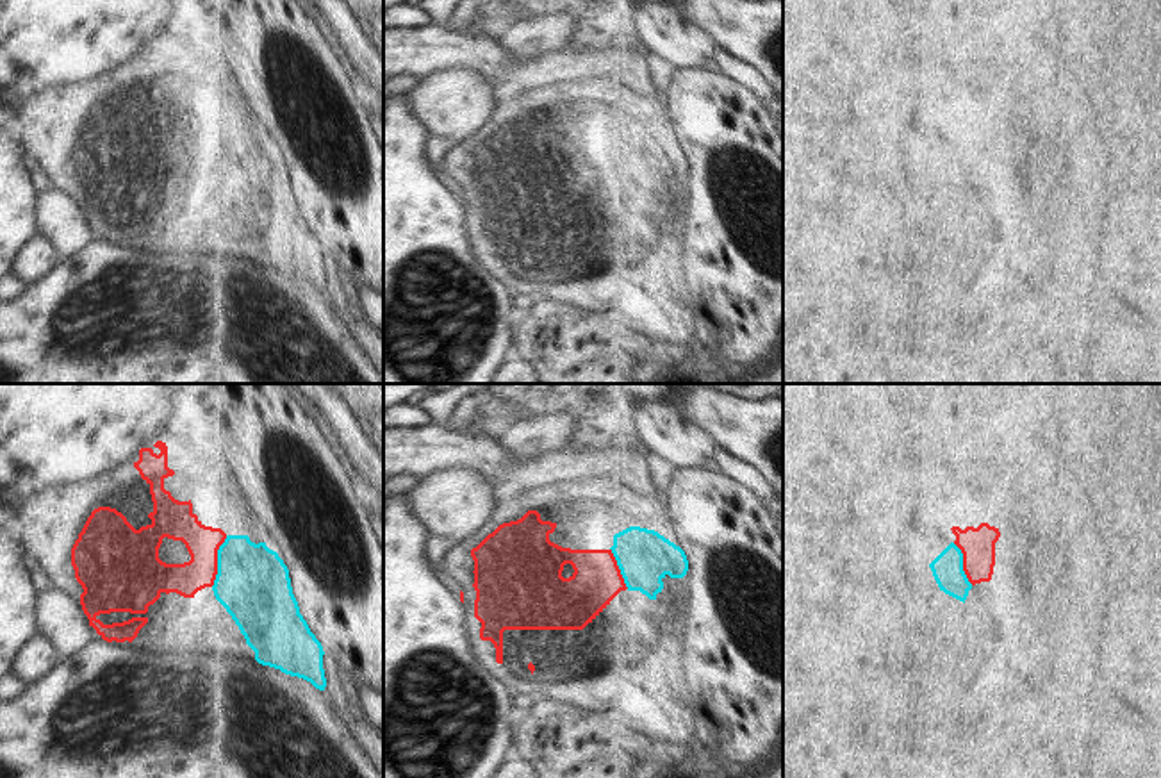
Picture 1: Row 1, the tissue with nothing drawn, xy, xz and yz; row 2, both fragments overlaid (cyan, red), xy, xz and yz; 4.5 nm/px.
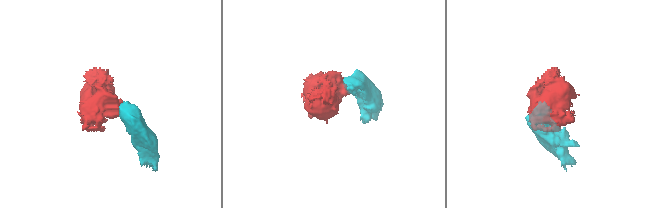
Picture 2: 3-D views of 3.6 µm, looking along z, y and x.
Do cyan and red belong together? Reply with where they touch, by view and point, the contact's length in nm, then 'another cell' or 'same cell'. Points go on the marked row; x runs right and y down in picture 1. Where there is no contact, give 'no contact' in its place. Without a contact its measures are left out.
contact xy (218, 561); length 240 nm; same cell

